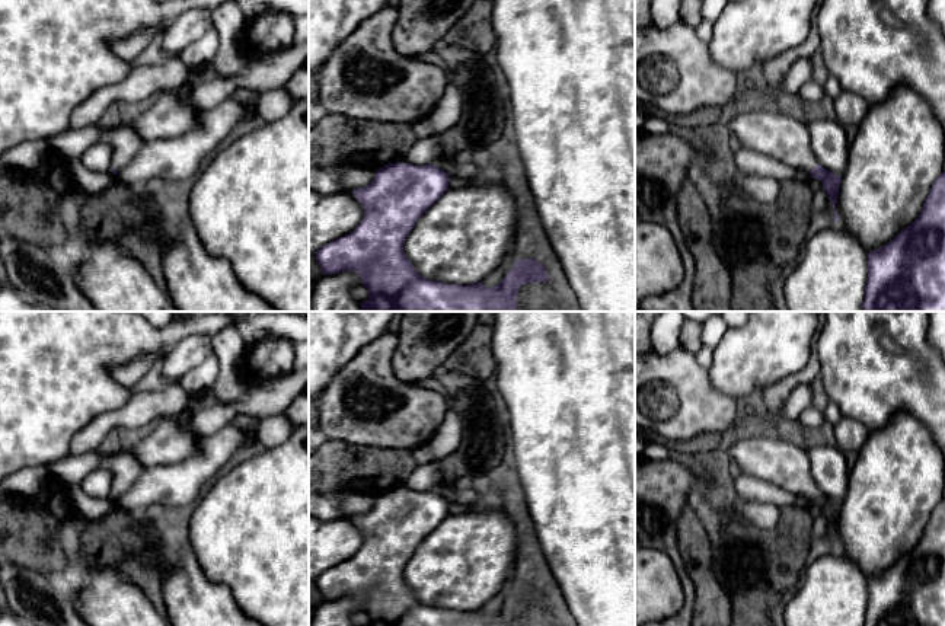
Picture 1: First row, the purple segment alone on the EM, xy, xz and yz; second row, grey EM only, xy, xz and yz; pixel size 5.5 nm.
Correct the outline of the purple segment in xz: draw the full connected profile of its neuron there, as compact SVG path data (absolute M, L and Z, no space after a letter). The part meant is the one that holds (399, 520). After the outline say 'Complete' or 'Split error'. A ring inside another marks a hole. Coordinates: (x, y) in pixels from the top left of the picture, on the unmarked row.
M396 488L377 495L370 511L351 517L365 534L361 549L348 560L317 575L315 585L322 600L358 600L368 617L368 626L517 626L521 611L549 606L546 594L533 584L518 585L492 614L486 614L482 607L456 611L422 604L406 584L403 571L418 544L448 515L448 508L450 502L434 491Z. Complete

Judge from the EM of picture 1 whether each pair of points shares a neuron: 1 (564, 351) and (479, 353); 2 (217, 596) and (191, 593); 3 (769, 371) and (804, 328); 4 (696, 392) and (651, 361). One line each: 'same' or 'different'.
1: different
2: same
3: same
4: same

